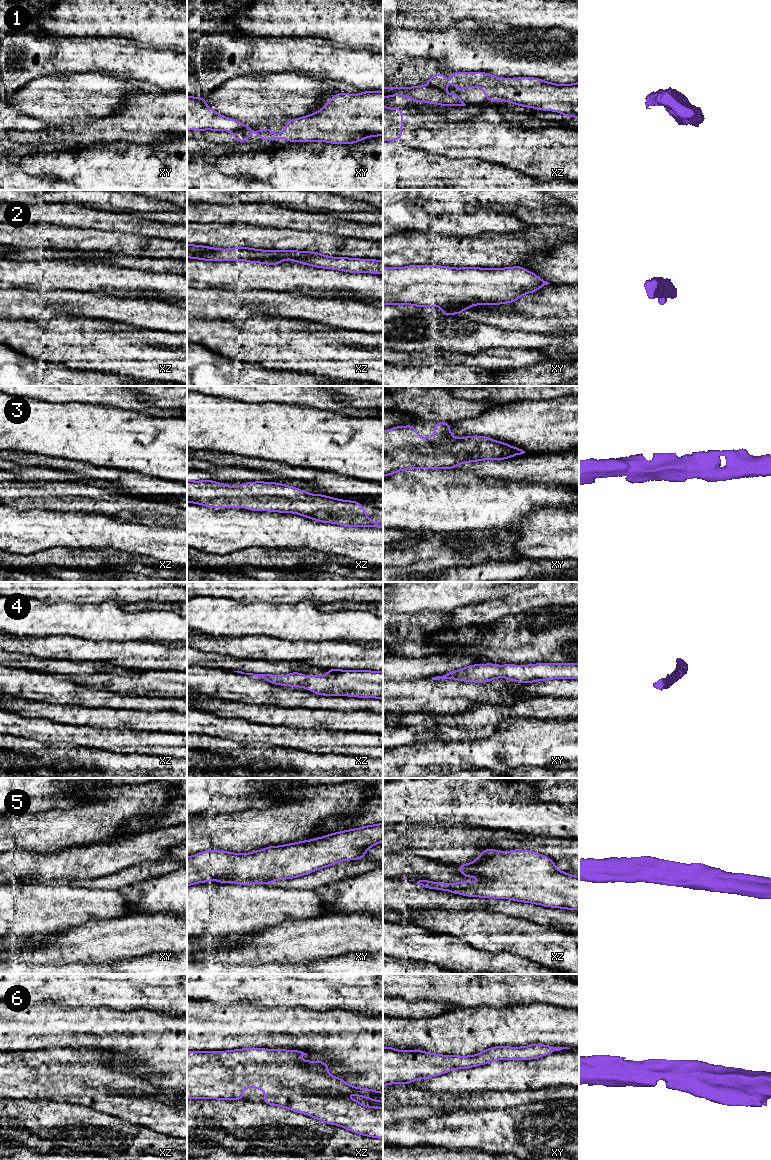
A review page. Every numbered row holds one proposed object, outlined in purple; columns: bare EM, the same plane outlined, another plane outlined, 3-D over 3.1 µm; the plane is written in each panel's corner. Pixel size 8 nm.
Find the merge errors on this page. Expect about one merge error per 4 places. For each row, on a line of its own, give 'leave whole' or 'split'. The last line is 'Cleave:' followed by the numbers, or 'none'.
1: split
2: leave whole
3: leave whole
4: leave whole
5: leave whole
6: leave whole
Cleave: 1

